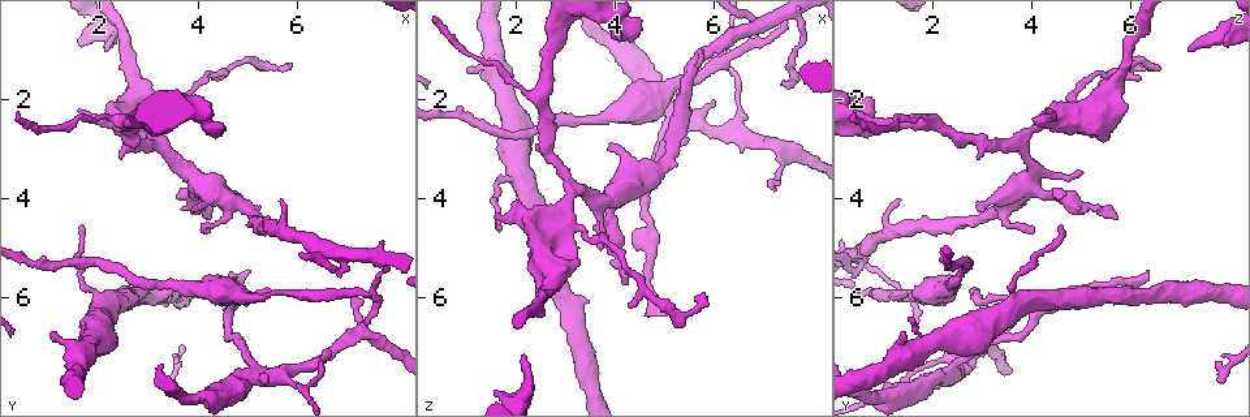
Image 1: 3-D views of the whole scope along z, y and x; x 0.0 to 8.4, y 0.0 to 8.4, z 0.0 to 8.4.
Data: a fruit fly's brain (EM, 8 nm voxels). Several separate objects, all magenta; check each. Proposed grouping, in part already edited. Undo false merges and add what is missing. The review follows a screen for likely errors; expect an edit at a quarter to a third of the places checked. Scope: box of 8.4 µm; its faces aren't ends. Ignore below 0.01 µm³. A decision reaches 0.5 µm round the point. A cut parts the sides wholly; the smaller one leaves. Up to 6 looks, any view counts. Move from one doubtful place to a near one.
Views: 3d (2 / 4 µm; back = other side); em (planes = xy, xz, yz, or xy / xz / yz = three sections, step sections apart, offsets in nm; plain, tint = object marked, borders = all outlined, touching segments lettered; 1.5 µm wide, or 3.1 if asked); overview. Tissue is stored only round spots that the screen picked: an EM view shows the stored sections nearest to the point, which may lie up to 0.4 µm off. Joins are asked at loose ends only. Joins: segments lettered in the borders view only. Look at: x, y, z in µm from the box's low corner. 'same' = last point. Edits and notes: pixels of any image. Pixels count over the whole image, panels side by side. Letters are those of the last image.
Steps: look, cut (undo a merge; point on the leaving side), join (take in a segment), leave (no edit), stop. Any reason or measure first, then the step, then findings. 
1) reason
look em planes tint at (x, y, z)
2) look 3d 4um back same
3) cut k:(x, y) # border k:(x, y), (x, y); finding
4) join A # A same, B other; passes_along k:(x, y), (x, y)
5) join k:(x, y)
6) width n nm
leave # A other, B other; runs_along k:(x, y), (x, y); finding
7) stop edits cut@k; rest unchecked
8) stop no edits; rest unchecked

an open end
look 3d 2um at (1.60, 4.55, 4.65)

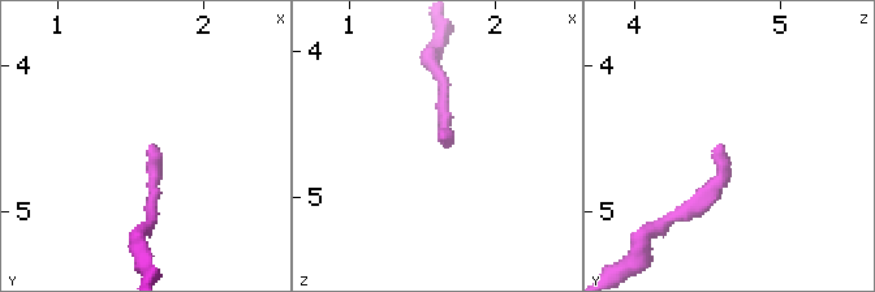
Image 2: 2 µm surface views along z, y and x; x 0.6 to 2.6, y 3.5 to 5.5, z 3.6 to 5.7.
now the EM
look em planes borders at (1.66, 4.54, 4.60)

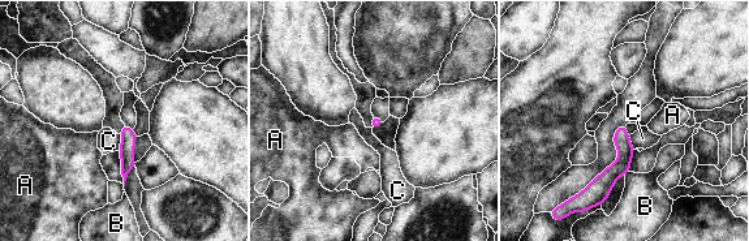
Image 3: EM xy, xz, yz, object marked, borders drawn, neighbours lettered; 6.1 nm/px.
leave # A other, B other, C other; runs_along 3:(623, 129), (623, 163), (597, 198); no lettered segment goes on from it

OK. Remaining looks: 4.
free end
look em planes borders at (5.60, 4.10, 1.30)

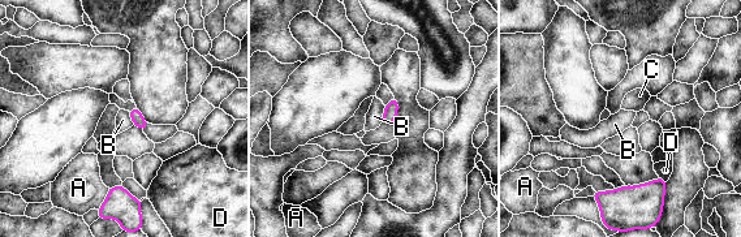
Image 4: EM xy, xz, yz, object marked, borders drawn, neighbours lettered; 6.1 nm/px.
join C # A other, B other, C same, D other; passes_along 4:(137, 117), (133, 108), (113, 98); the neuron continues

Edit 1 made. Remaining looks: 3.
stop edits join@4; rest unchecked

